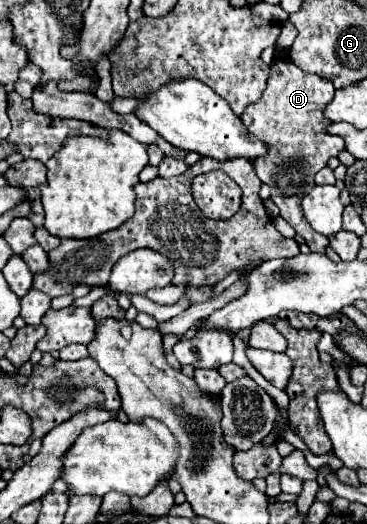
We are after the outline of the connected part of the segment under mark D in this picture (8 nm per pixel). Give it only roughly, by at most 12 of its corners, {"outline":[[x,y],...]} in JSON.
{"outline":[[278,57],[240,115],[268,147],[256,175],[280,215],[324,253],[300,203],[344,149],[326,133],[332,81]]}

